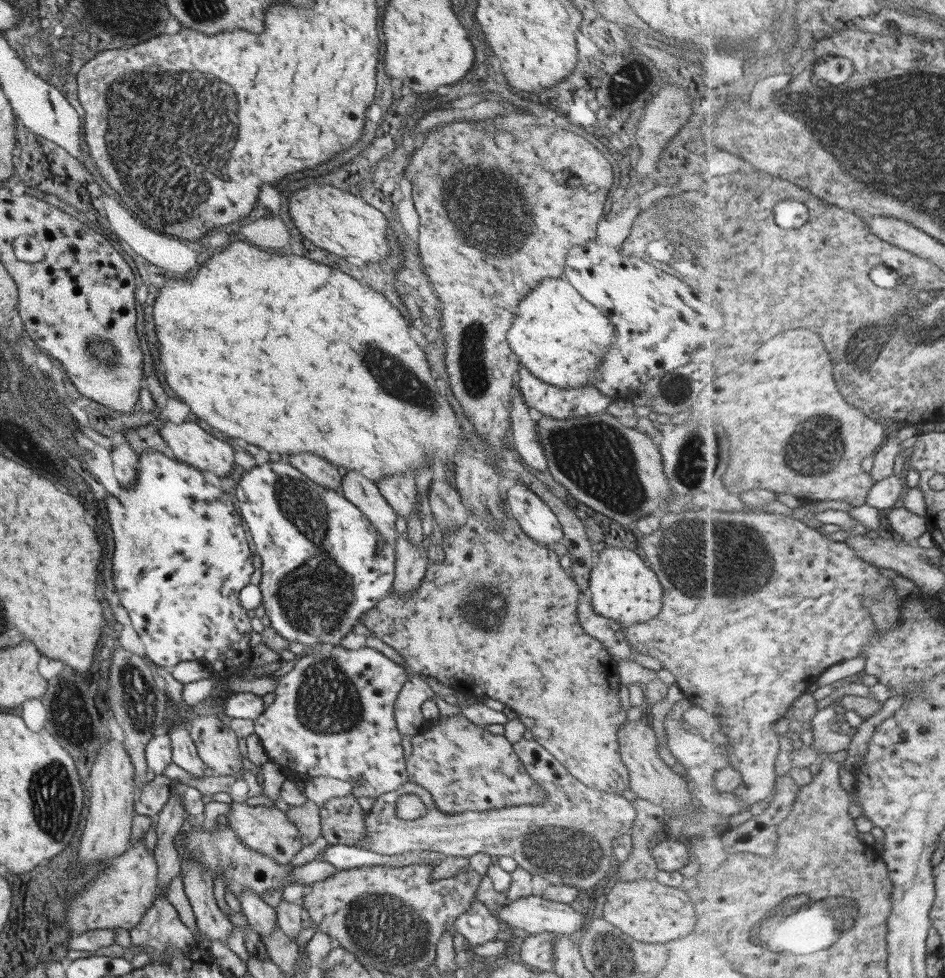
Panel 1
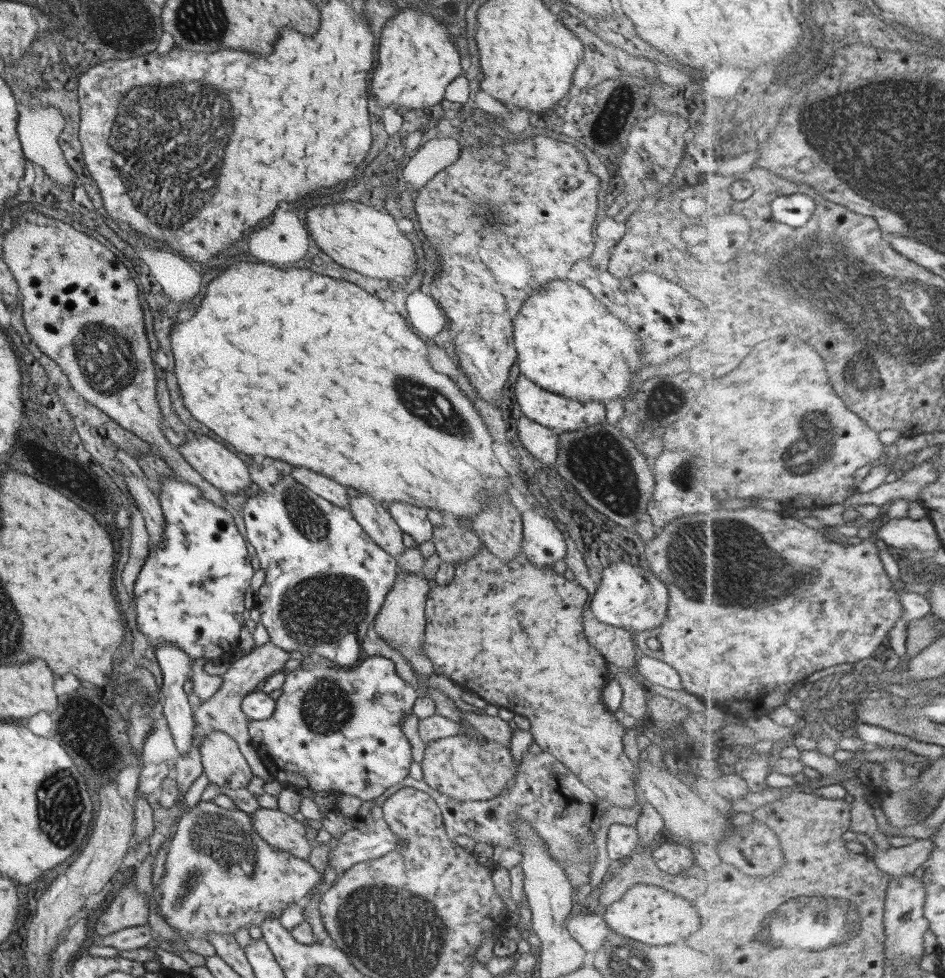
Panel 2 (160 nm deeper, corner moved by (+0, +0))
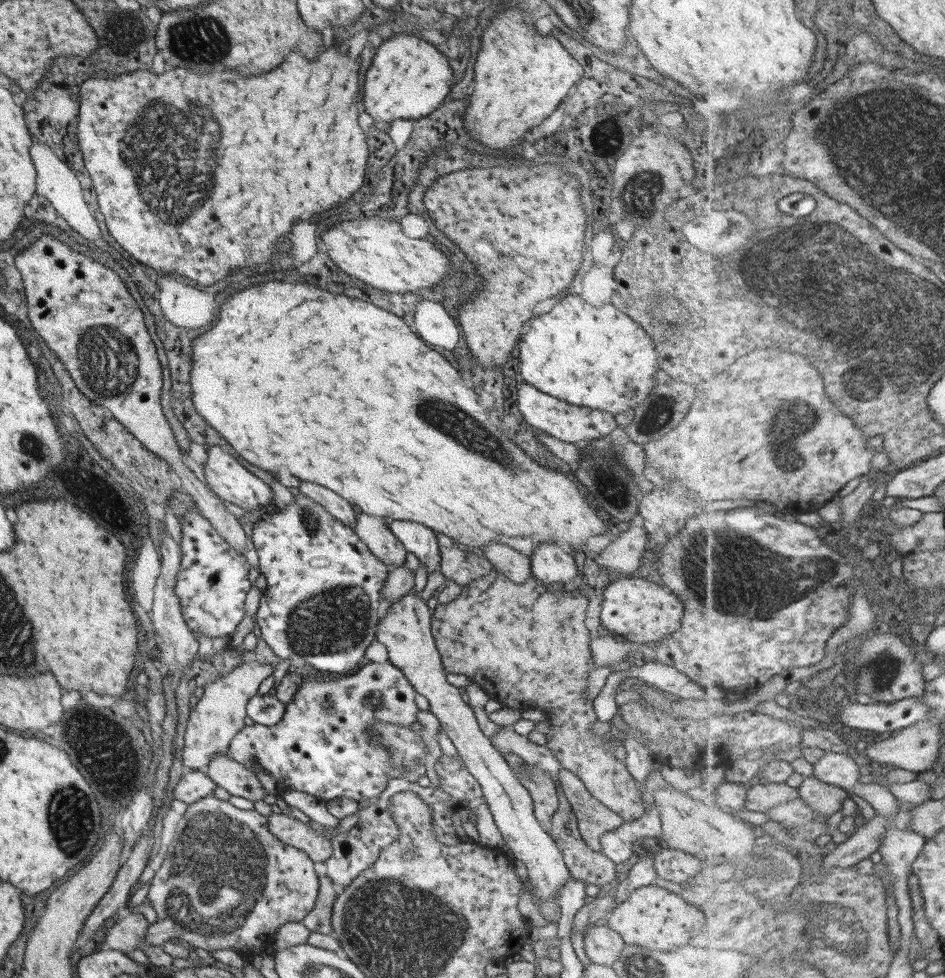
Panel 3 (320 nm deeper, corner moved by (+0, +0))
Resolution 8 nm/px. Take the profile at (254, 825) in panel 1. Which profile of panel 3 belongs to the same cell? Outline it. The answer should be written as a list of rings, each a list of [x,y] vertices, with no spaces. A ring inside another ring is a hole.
[[[271,813],[267,818],[269,832],[277,840],[308,854],[313,862],[324,862],[329,858],[332,851],[330,840],[326,840],[307,823],[283,813]]]

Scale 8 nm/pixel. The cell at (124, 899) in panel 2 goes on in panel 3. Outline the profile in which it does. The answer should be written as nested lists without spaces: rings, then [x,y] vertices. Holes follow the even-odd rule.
[[[131,913],[129,916],[116,920],[105,935],[104,942],[110,949],[118,951],[142,950],[147,948],[144,934],[148,923],[141,914]]]

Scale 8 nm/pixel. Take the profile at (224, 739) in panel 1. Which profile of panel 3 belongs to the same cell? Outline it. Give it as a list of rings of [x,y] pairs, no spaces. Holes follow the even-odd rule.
[[[225,752],[212,754],[209,764],[202,771],[215,786],[223,788],[229,795],[241,796],[245,800],[255,802],[266,794],[256,774],[247,771],[245,766],[233,760]]]

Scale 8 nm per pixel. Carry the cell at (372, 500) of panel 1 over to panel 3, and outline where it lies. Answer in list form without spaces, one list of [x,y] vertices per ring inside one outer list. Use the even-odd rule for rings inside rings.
[[[357,511],[352,531],[366,546],[366,549],[389,571],[404,564],[406,550],[388,529],[387,522],[386,525],[383,523],[383,519]]]

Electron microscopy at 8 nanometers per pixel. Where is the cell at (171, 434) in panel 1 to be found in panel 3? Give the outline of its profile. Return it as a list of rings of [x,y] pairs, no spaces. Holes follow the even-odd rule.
[[[208,448],[202,472],[209,488],[223,501],[244,510],[261,510],[273,504],[271,489],[219,448]]]

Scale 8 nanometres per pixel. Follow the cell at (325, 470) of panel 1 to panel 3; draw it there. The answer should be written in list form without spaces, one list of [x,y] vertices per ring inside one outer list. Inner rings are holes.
[[[299,480],[299,486],[296,492],[305,495],[325,509],[335,520],[338,520],[345,526],[352,527],[356,521],[357,510],[353,506],[349,506],[341,496],[333,494],[331,490],[325,490],[317,484]]]

